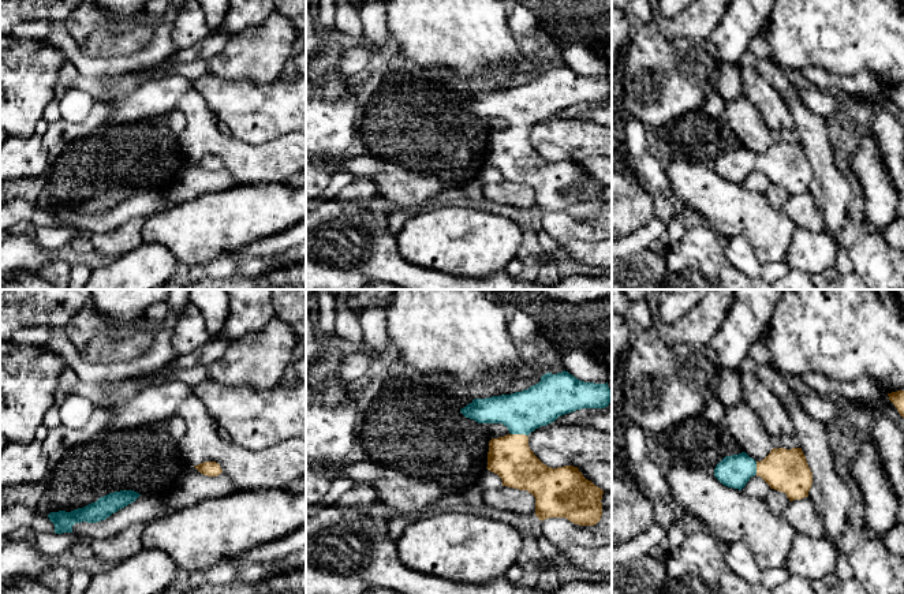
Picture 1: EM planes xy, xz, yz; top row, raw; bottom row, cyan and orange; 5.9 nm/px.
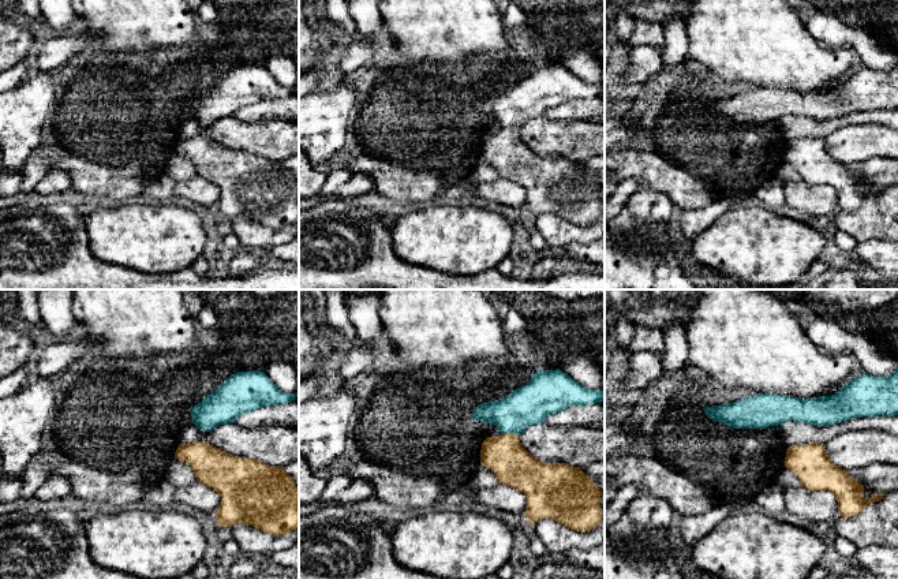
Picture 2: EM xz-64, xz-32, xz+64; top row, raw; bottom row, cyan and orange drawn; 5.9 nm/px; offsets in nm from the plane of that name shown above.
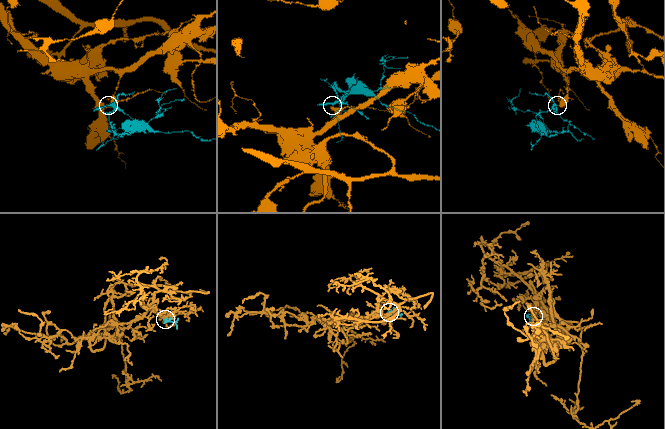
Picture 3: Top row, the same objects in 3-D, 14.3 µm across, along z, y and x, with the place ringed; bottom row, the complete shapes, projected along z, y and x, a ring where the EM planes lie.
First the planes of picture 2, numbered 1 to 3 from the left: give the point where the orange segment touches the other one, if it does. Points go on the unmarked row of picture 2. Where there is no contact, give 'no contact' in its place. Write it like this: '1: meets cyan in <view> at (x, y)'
1: no contact
2: meets cyan in xz-32 at (509, 127)
3: no contact

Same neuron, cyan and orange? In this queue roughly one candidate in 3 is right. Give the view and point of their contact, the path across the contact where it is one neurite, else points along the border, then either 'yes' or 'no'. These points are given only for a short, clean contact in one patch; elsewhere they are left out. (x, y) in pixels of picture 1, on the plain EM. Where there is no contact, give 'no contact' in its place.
meets cyan in xz at (519, 127); yes

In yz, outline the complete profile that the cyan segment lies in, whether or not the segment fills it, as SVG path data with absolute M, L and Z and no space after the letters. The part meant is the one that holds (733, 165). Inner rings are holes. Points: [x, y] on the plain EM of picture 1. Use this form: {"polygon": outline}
{"polygon": "M773 142L761 156L746 146L725 150L714 162L714 171L725 180L741 184L754 169L761 171L770 183L782 186L789 195L808 191L813 167L802 142Z"}

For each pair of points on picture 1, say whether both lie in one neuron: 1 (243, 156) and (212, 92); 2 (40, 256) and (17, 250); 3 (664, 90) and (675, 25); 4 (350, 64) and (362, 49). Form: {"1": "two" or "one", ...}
{"1": "two", "2": "one", "3": "two", "4": "one"}

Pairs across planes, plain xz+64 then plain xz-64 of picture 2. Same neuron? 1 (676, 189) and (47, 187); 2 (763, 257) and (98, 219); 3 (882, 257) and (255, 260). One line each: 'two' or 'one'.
1: two
2: one
3: two

